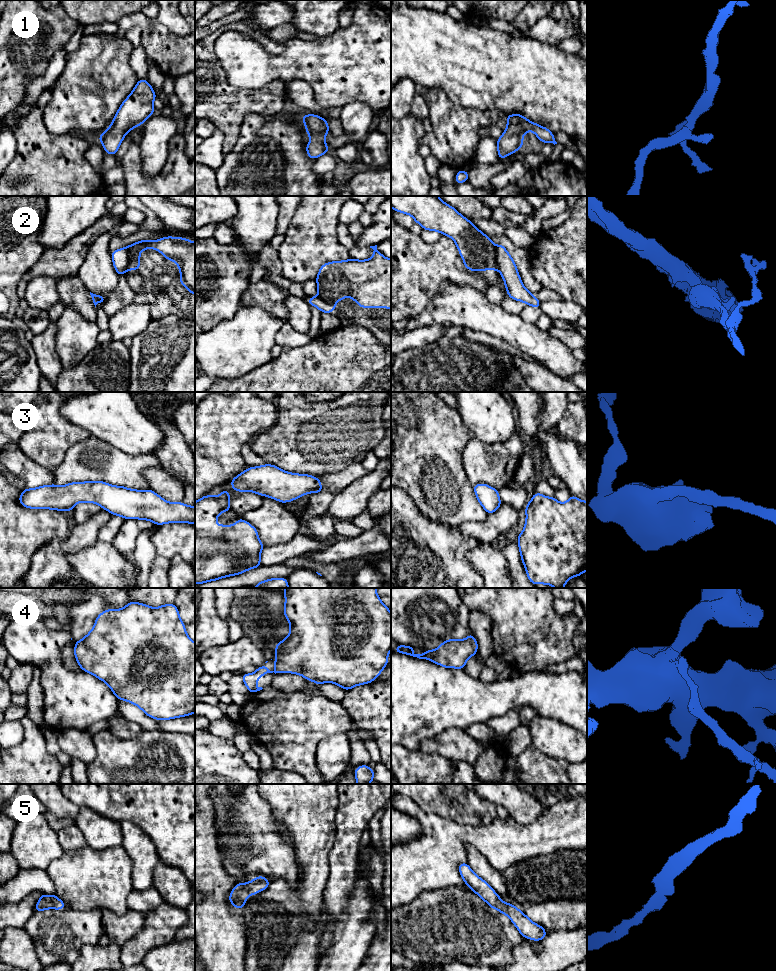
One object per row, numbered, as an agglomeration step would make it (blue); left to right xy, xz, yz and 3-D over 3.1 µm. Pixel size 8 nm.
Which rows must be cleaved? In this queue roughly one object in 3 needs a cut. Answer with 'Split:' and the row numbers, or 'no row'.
Split: 2, 4

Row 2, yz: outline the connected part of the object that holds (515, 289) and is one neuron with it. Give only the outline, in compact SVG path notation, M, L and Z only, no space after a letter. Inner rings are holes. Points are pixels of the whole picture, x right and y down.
M502 244L497 246L496 262L503 277L508 297L522 301L536 309L540 308L541 301L524 287L514 260Z

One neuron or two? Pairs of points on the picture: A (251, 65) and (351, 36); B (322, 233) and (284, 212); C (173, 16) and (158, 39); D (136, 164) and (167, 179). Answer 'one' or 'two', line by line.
A: one
B: two
C: two
D: one

